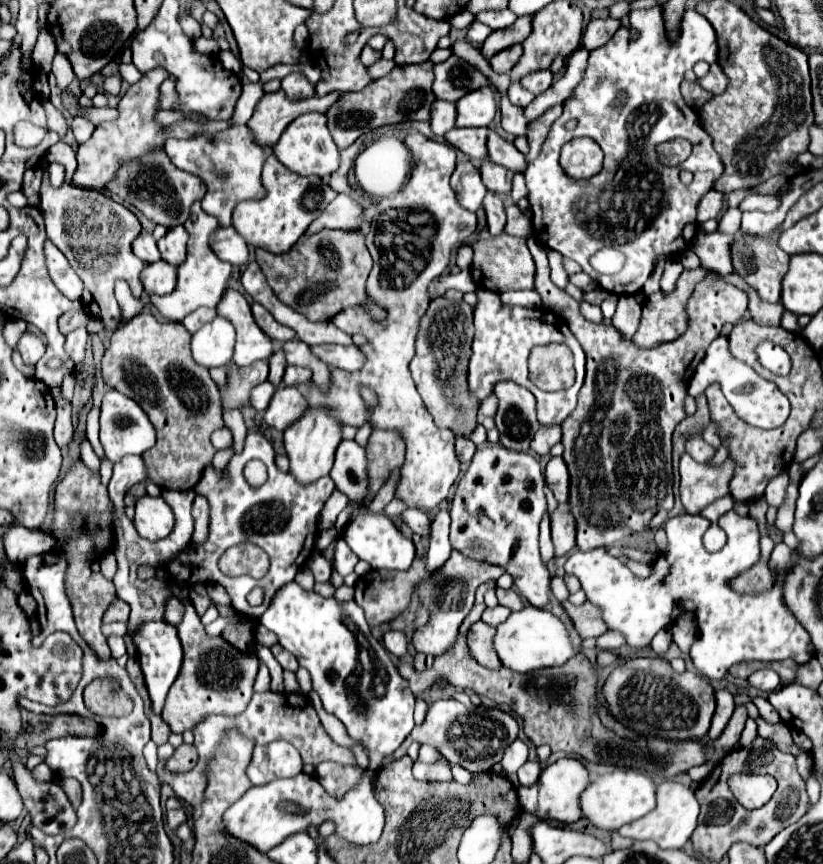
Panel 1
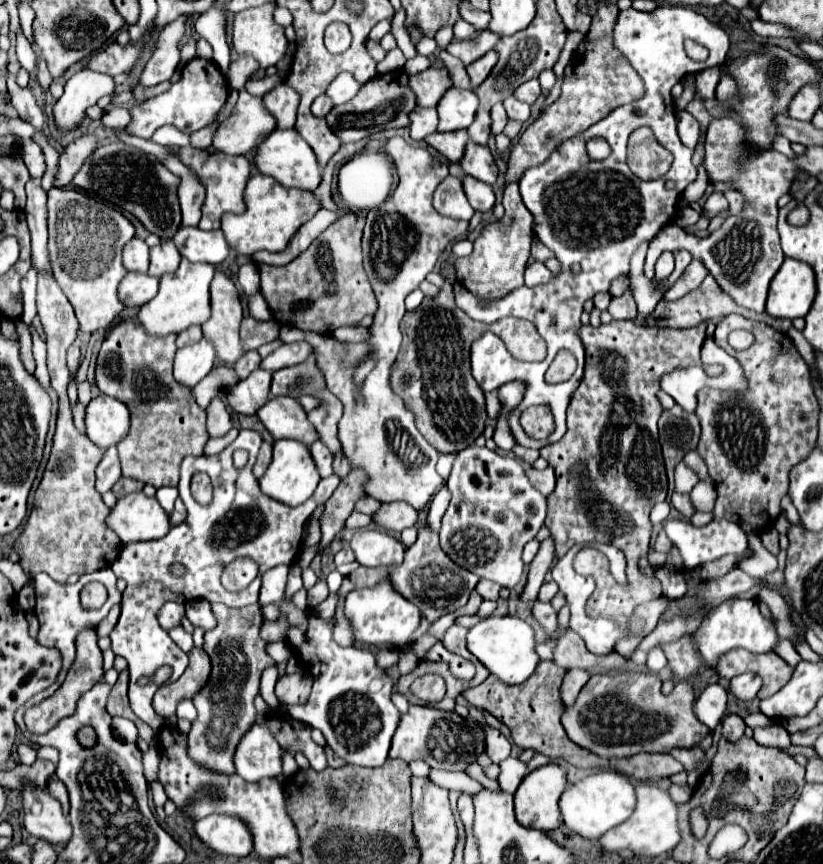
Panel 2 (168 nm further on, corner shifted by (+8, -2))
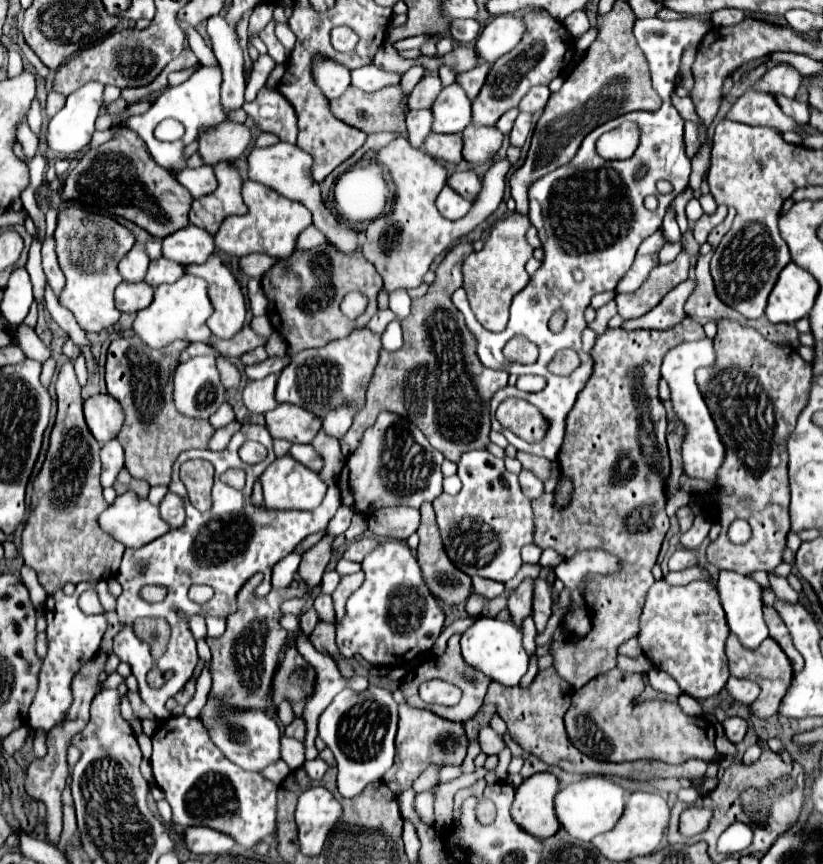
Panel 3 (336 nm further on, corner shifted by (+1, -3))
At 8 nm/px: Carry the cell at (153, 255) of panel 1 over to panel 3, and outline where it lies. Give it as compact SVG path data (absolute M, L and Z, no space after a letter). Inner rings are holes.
M134 244L134 248L120 260L118 270L122 272L122 278L126 282L142 282L148 270L150 258L146 254L146 246L144 244Z

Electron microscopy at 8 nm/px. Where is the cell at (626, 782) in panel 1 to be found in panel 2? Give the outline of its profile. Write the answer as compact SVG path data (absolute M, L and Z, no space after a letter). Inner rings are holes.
M597 771L573 785L569 785L561 799L559 799L559 811L563 817L563 823L577 835L585 839L599 839L605 831L617 827L619 823L627 821L631 811L635 807L635 789L629 783L629 779L617 771Z

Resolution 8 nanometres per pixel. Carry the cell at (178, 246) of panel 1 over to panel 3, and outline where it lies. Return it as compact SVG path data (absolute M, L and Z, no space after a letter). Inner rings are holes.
M158 258L158 260L150 262L146 282L156 288L158 284L164 284L164 282L176 282L182 276L184 276L184 266L182 264L174 264L174 260Z

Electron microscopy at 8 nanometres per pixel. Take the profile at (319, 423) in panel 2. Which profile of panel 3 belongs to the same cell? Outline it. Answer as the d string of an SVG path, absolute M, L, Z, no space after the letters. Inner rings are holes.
M318 432L316 438L312 440L312 446L322 454L324 458L324 470L320 472L320 476L324 478L326 484L332 484L336 482L338 474L342 472L344 464L346 464L346 458L342 456L340 452L340 442L334 440L332 436L326 436L326 432Z

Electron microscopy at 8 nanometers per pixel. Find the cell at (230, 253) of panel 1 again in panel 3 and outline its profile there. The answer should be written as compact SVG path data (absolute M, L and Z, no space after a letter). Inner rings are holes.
M188 224L186 228L166 236L162 246L162 254L170 260L180 262L182 266L204 264L208 256L216 252L214 236L194 224Z

